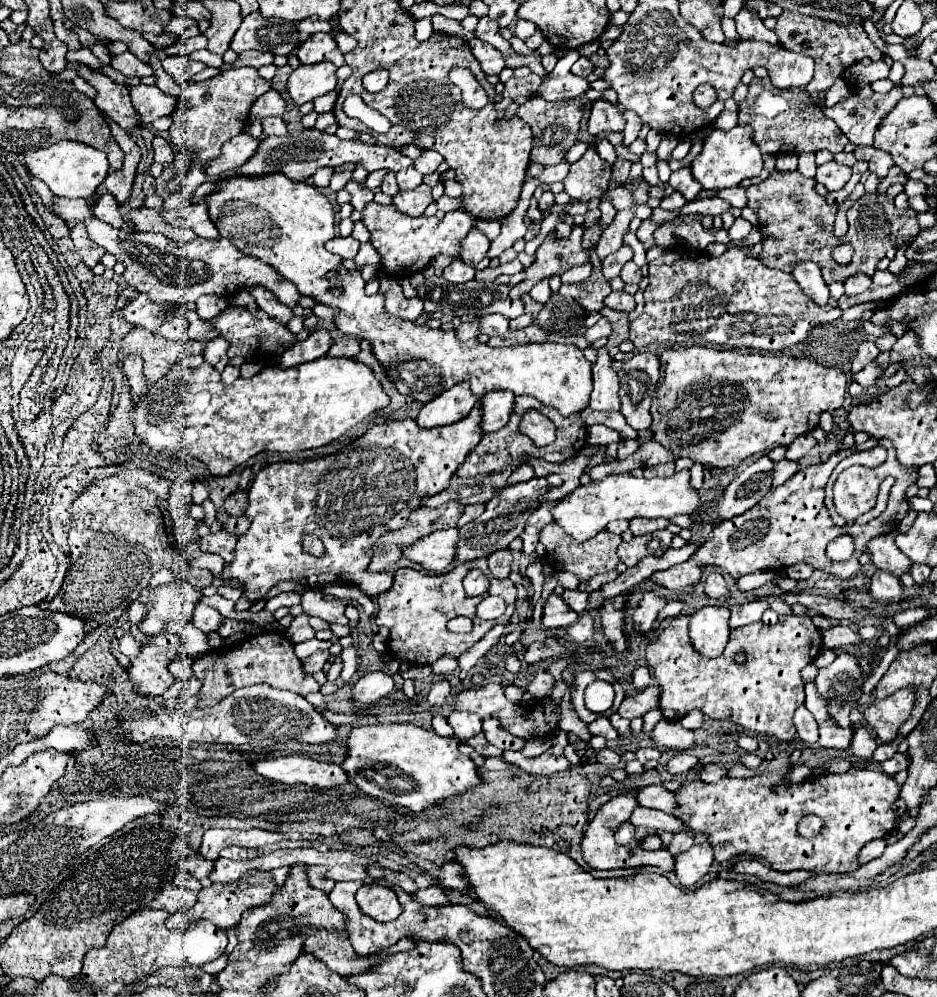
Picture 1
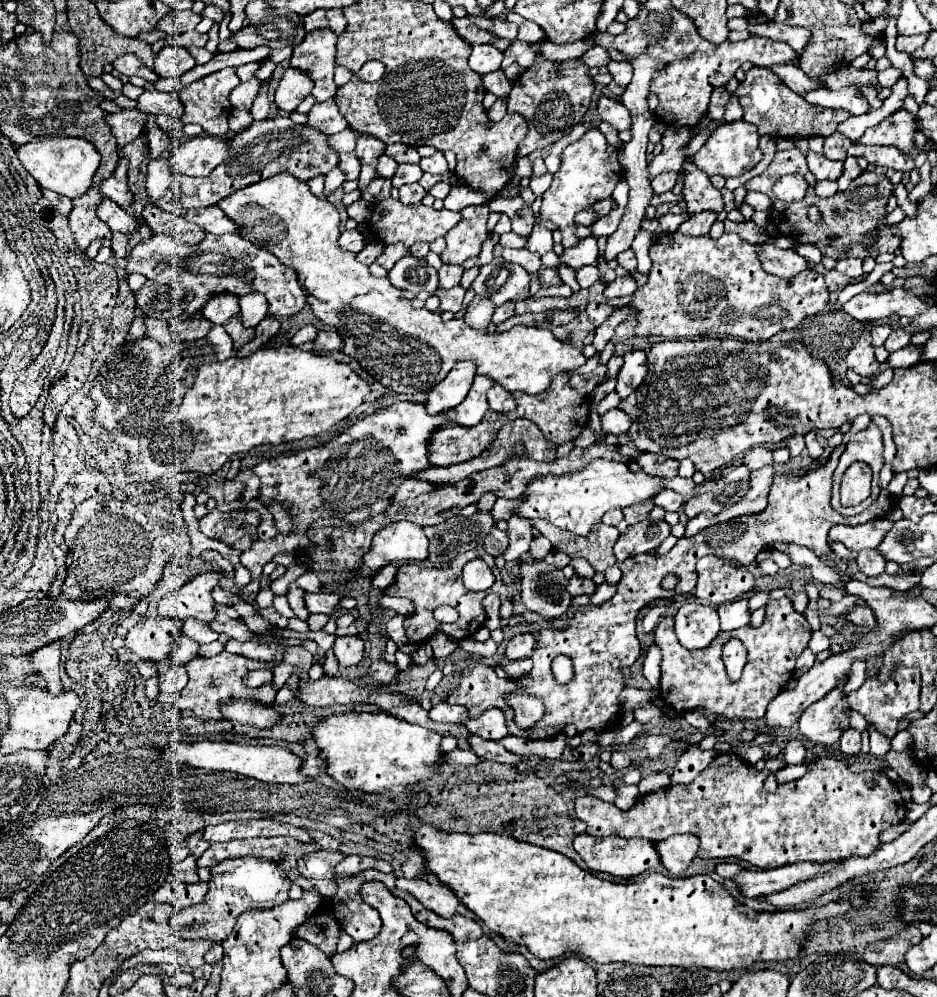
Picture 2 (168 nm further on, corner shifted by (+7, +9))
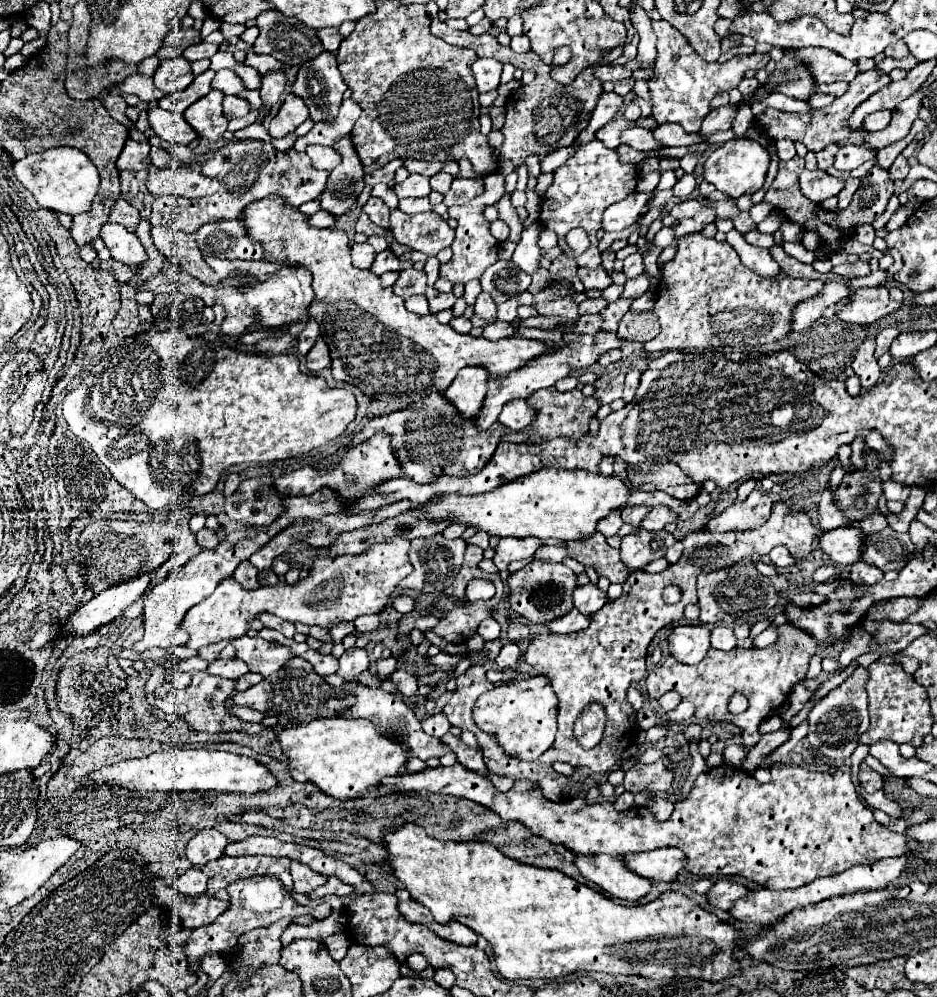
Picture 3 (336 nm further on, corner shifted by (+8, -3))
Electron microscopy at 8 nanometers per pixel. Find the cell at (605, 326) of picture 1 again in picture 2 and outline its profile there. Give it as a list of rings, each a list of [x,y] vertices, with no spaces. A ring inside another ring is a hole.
[[[589,303],[587,305],[587,315],[589,315],[589,319],[591,319],[591,323],[595,327],[599,327],[601,323],[605,323],[611,313],[613,313],[611,305],[605,305],[605,303]]]

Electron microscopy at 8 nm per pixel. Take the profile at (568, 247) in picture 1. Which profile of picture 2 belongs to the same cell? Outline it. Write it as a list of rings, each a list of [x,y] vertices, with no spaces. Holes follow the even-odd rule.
[[[587,237],[581,239],[577,247],[565,249],[561,263],[573,267],[573,269],[581,269],[585,265],[593,265],[597,267],[597,259],[599,259],[599,251],[597,251],[597,239],[595,237]]]

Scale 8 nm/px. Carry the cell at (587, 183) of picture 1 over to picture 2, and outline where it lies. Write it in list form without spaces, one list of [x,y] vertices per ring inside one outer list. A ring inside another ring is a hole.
[[[589,129],[581,139],[567,145],[561,153],[561,169],[553,175],[551,187],[543,193],[541,217],[555,223],[563,233],[563,247],[569,249],[579,243],[575,235],[575,215],[579,211],[591,209],[597,201],[609,199],[615,185],[621,181],[621,165],[617,159],[617,149],[607,143],[599,129]]]

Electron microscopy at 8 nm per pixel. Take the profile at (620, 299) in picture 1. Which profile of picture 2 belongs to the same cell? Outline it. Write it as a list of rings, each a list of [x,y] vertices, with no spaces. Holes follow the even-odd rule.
[[[631,275],[617,277],[613,283],[605,287],[605,297],[625,297],[625,295],[631,295],[635,289],[637,289],[637,283]]]

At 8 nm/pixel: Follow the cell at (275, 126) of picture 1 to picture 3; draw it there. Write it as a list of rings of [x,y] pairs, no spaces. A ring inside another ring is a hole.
[[[270,73],[270,75],[262,77],[262,107],[264,107],[264,111],[268,111],[268,109],[272,109],[272,105],[276,105],[284,87],[286,87],[284,73]]]

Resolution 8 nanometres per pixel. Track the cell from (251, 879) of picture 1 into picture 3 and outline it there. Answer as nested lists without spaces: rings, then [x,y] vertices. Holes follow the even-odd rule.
[[[260,875],[260,877],[248,877],[248,879],[234,881],[232,885],[228,885],[228,895],[230,895],[228,909],[220,917],[216,917],[214,923],[192,929],[190,939],[184,943],[184,953],[188,957],[190,973],[200,969],[200,959],[206,957],[208,953],[228,953],[236,945],[238,937],[246,931],[252,931],[258,927],[268,927],[282,917],[298,917],[302,913],[308,913],[316,919],[324,919],[332,913],[332,909],[328,905],[326,905],[326,909],[322,909],[322,907],[310,909],[310,907],[298,905],[292,899],[292,895],[284,889],[284,885],[272,875]]]

